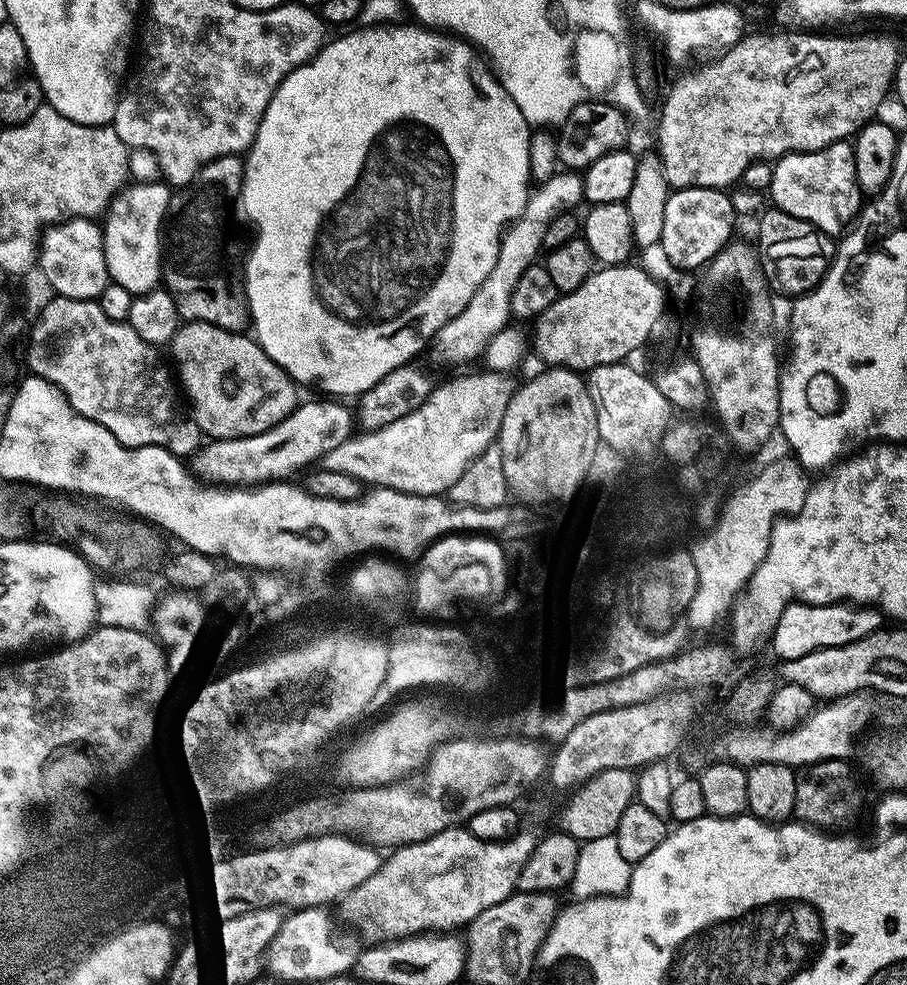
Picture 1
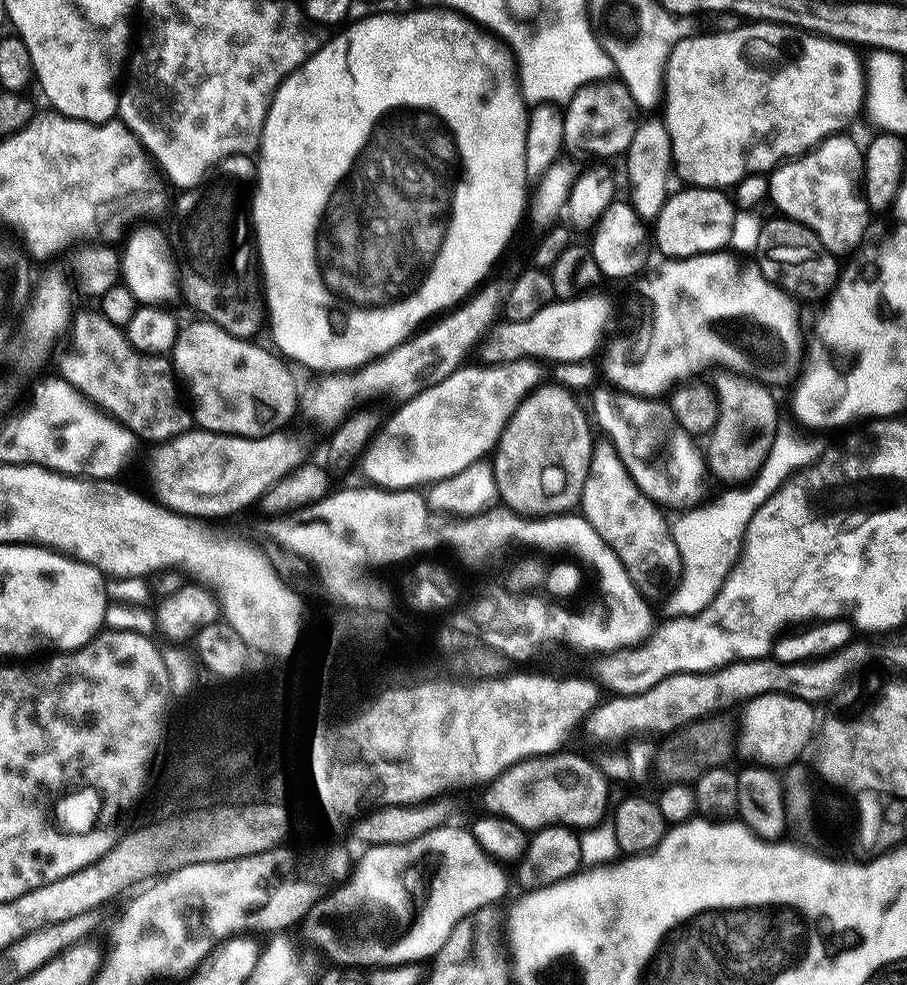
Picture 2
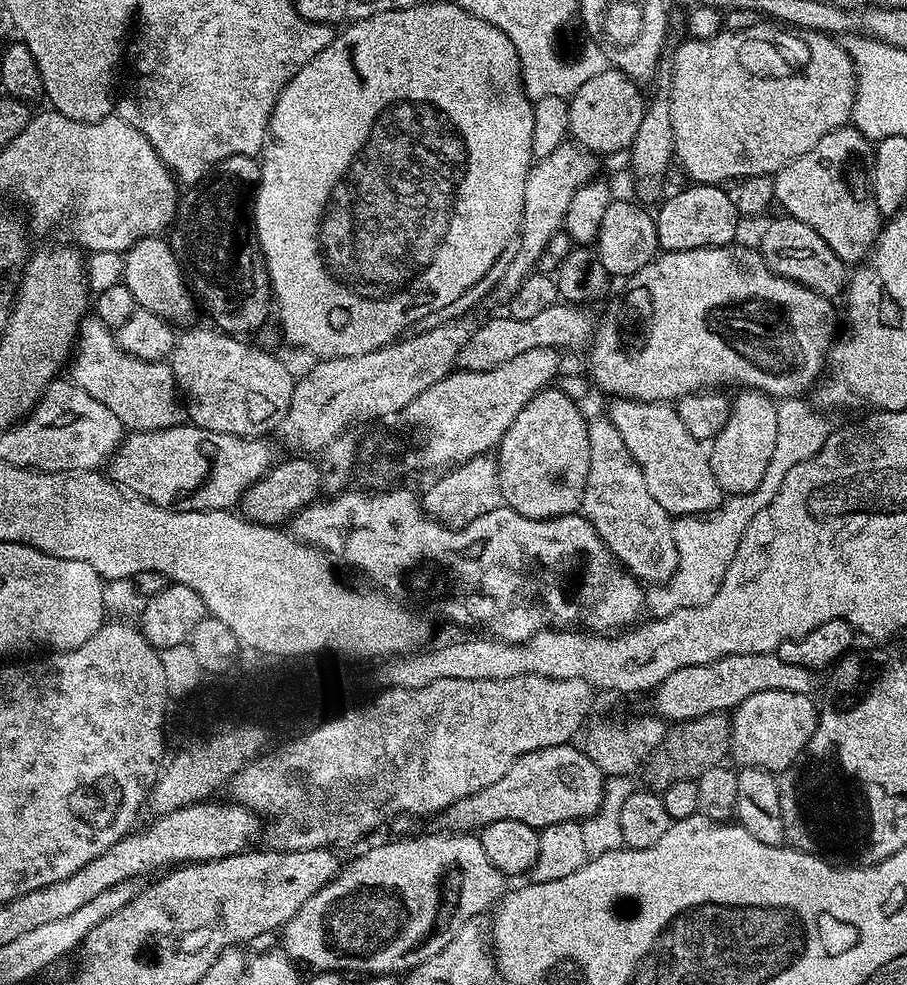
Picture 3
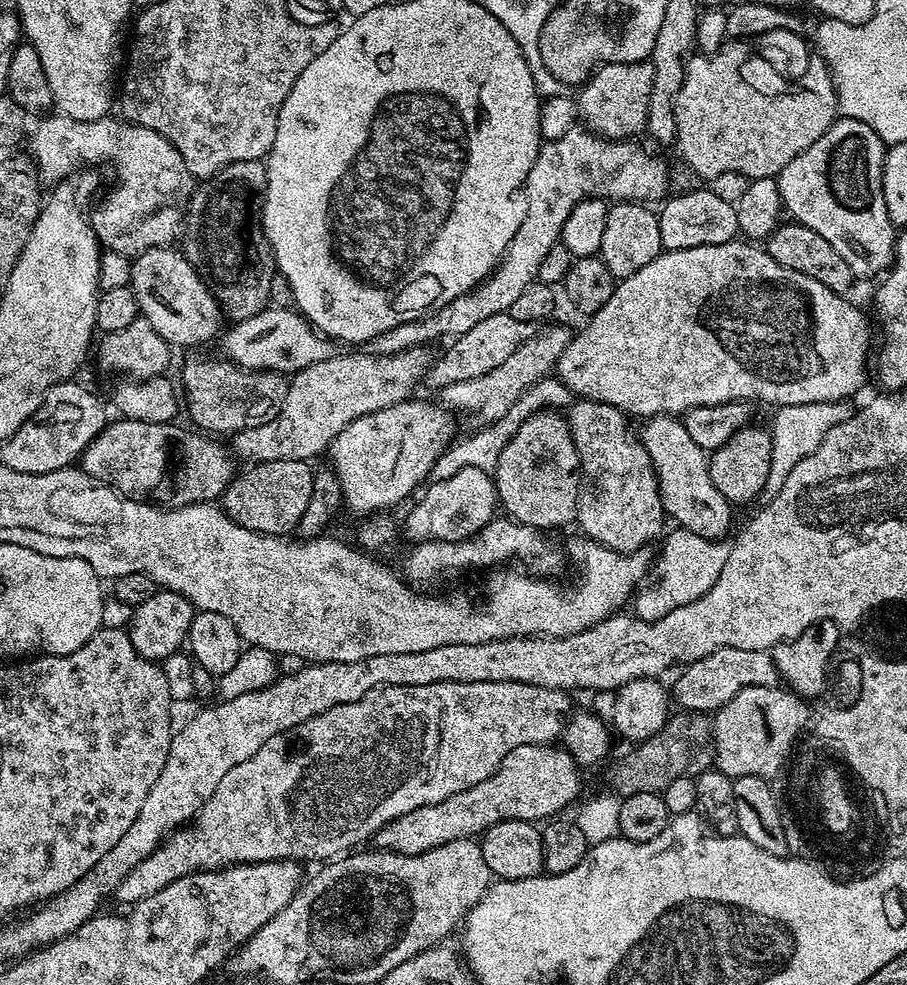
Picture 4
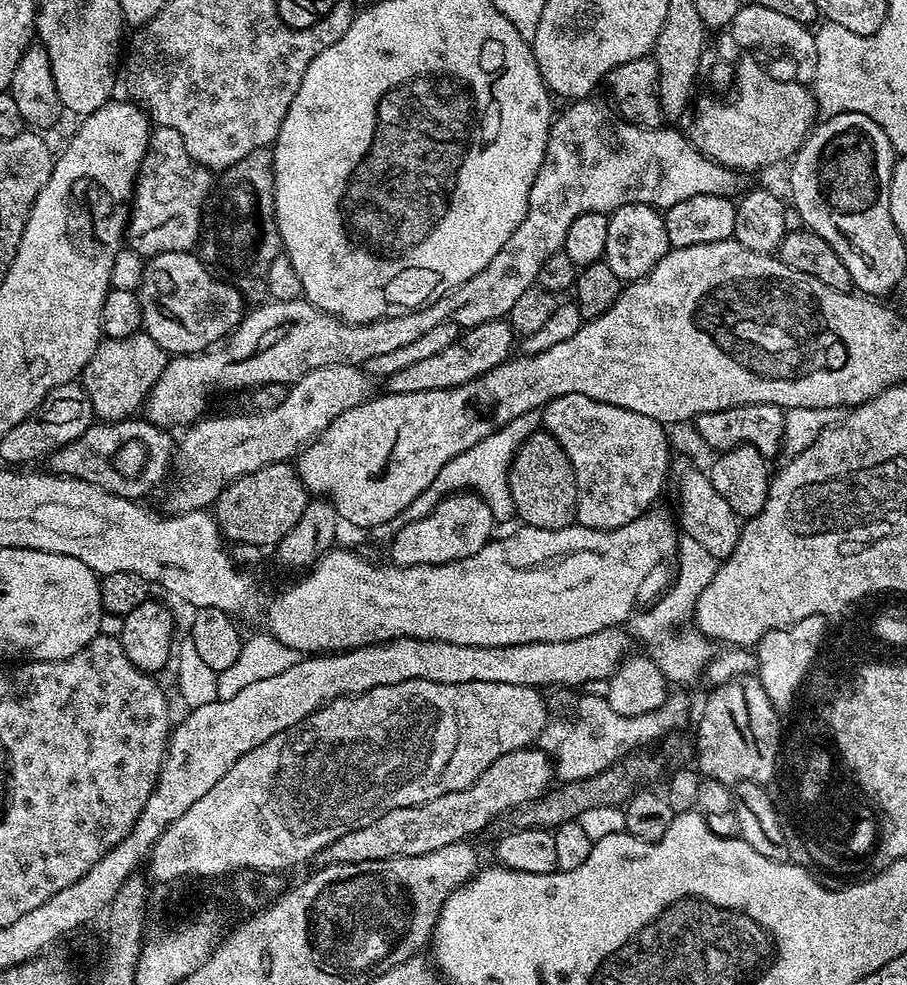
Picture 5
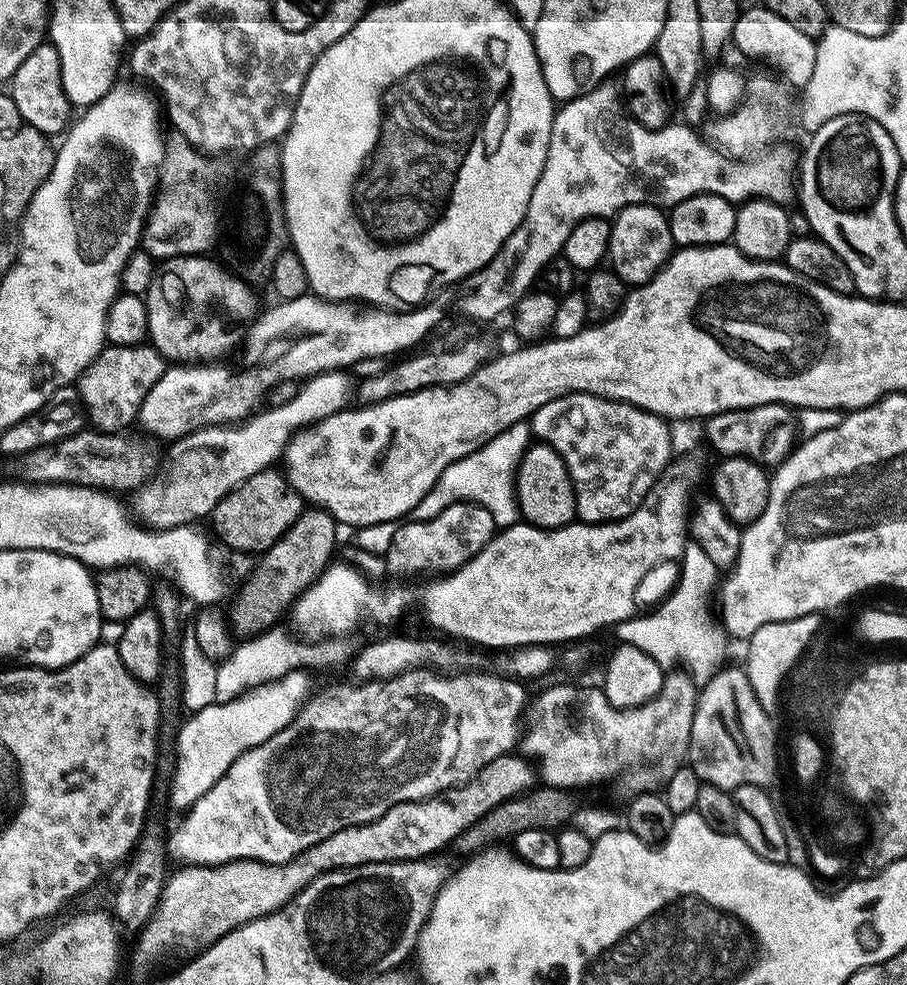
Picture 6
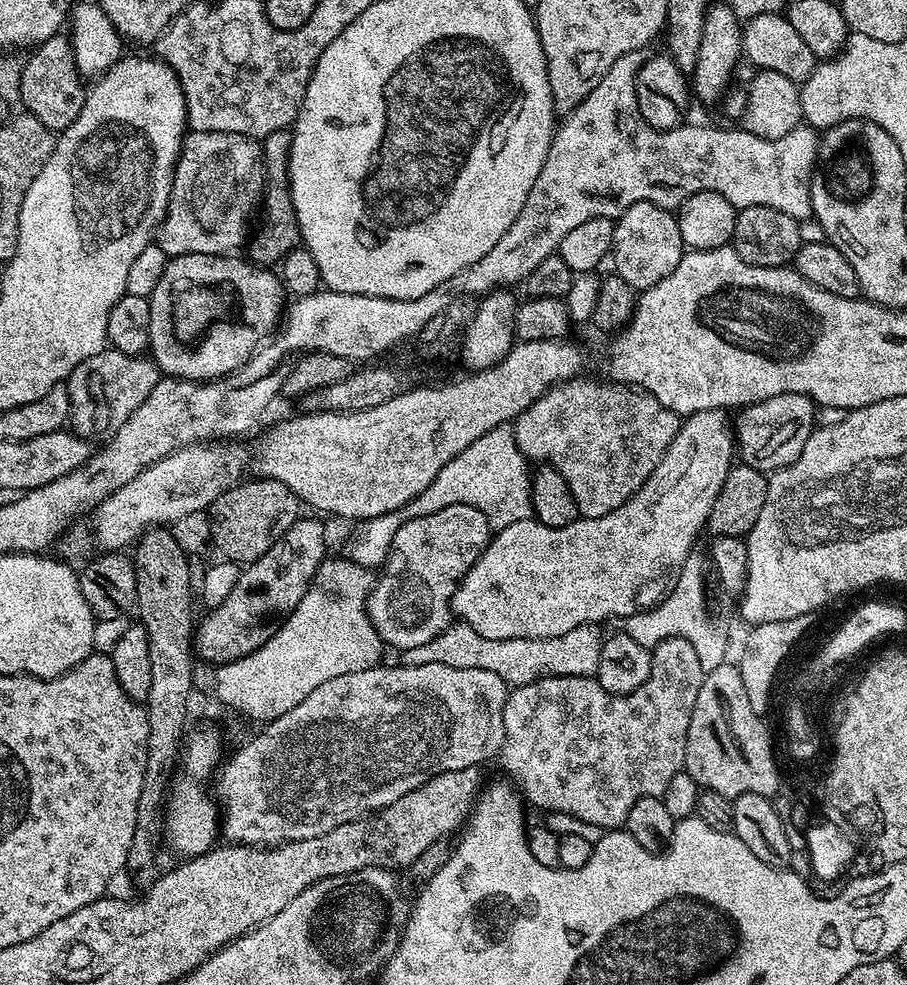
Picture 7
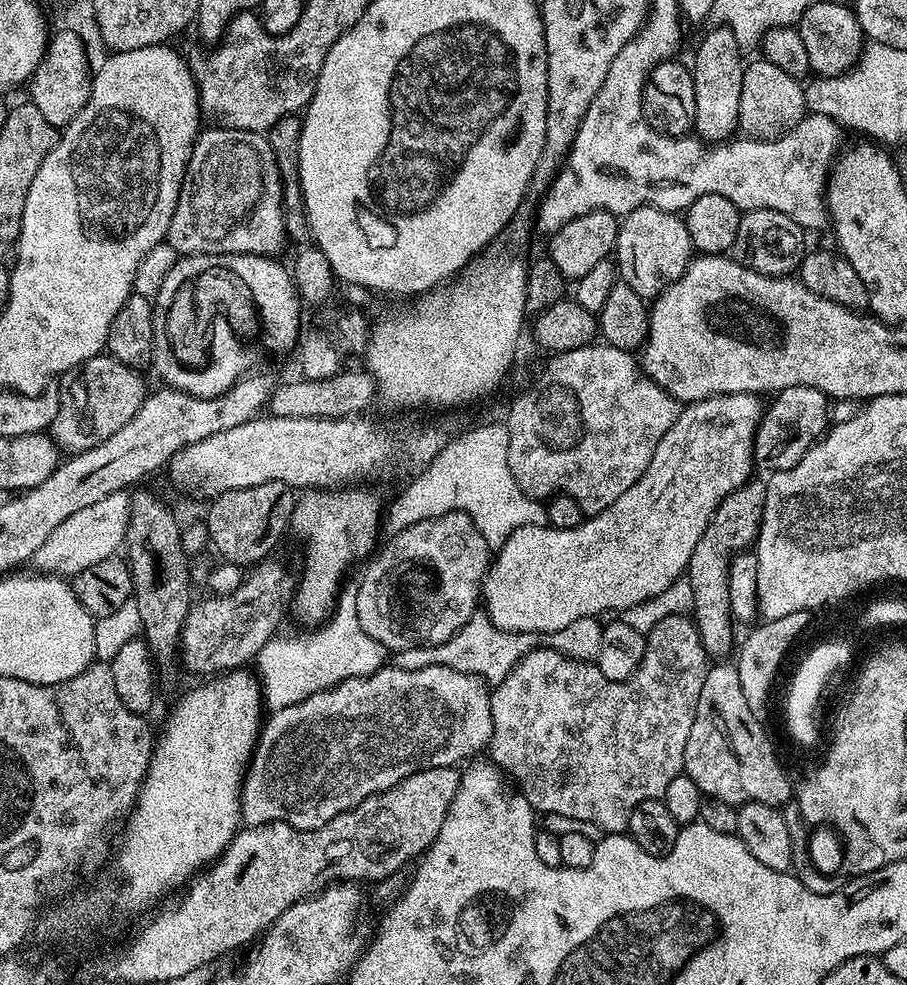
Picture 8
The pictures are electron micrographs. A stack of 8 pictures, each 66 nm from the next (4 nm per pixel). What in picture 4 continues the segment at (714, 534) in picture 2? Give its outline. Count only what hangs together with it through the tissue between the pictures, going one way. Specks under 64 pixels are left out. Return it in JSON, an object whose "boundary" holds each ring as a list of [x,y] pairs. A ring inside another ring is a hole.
{"boundary":[[[835,400],[834,402],[782,404],[775,409],[776,417],[773,418],[772,424],[770,423],[772,461],[770,462],[770,474],[766,478],[766,486],[759,495],[761,501],[773,500],[778,490],[782,490],[782,482],[786,482],[790,470],[794,470],[794,466],[798,466],[802,458],[814,454],[814,450],[822,446],[822,438],[826,438],[826,434],[830,434],[830,430],[834,430],[838,422],[846,422],[846,418],[852,416],[854,408],[853,405],[850,405],[848,400]],[[679,526],[673,529],[673,532],[671,529],[663,537],[664,549],[660,552],[660,561],[657,564],[655,561],[654,575],[647,582],[641,583],[634,596],[634,615],[639,620],[651,624],[658,618],[670,614],[670,610],[678,610],[702,598],[702,594],[706,594],[710,586],[718,582],[718,574],[722,574],[722,566],[726,566],[729,549],[727,543],[707,540]]]}

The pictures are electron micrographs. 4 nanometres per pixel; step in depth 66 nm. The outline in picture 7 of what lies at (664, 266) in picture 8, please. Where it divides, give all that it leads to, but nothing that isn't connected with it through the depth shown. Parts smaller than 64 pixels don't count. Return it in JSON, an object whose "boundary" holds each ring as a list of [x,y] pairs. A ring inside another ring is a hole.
{"boundary":[[[643,200],[619,213],[615,226],[610,260],[616,263],[615,275],[621,276],[632,288],[643,290],[662,282],[684,257],[682,234],[669,209]]]}

